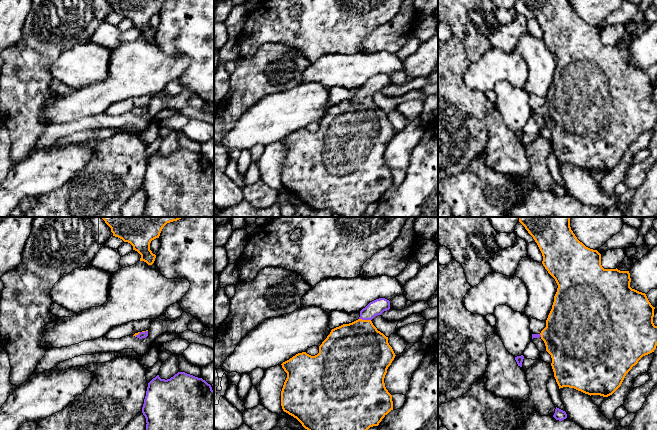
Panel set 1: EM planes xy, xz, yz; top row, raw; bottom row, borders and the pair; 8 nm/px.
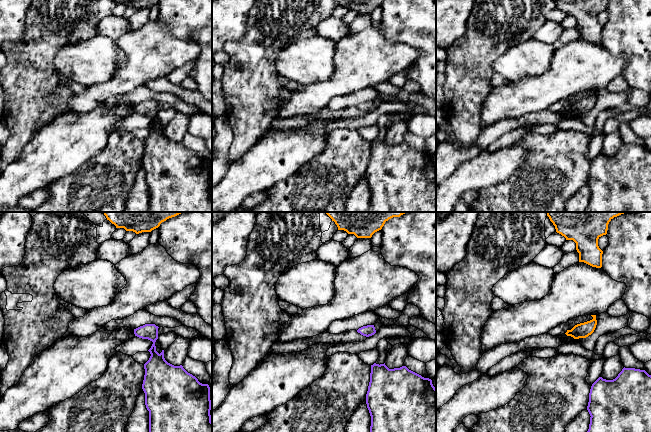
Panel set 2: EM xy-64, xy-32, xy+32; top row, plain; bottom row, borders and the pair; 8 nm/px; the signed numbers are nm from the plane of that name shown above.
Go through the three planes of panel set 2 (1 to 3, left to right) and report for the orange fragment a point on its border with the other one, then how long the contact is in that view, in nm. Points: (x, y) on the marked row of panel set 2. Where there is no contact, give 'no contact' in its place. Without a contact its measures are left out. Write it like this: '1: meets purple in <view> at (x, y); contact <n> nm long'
1: no contact
2: no contact
3: no contact

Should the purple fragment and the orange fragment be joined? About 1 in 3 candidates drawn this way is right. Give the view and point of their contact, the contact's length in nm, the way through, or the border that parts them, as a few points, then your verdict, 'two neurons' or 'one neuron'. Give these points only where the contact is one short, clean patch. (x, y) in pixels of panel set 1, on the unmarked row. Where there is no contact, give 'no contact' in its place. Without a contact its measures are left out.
contact xz (365, 95); length 100 nm; way xz (377, 83), (365, 95), (358, 125); one neuron

